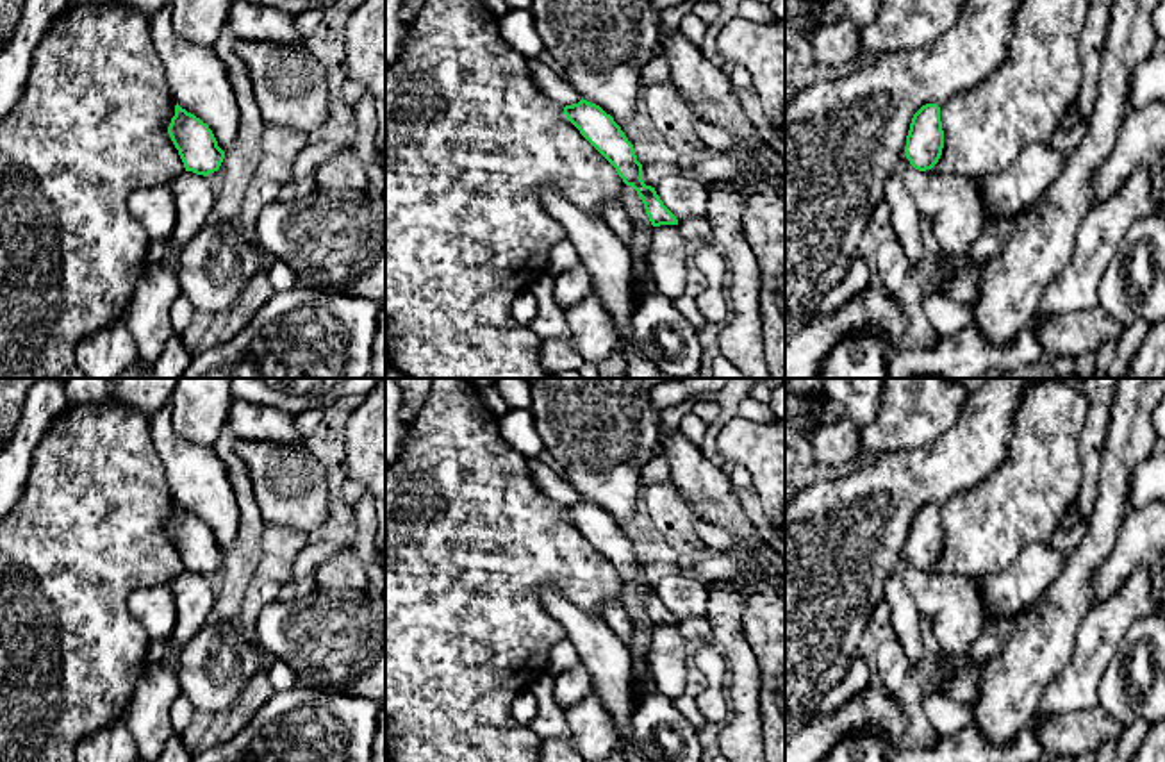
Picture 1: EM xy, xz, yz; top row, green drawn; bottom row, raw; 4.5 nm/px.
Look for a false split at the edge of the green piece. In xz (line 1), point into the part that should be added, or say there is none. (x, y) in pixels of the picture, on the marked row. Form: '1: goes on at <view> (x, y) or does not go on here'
1: does not go on here

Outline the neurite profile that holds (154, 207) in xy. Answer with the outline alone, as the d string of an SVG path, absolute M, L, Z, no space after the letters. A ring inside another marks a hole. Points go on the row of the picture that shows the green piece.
M169 186L141 187L128 195L130 214L150 239L168 239L177 223L177 202Z

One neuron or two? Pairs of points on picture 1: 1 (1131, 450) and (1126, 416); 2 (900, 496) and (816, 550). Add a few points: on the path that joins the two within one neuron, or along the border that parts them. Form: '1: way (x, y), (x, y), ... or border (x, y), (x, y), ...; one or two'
1: way (1131, 441), (1131, 425); one
2: way (878, 502), (837, 541); one

